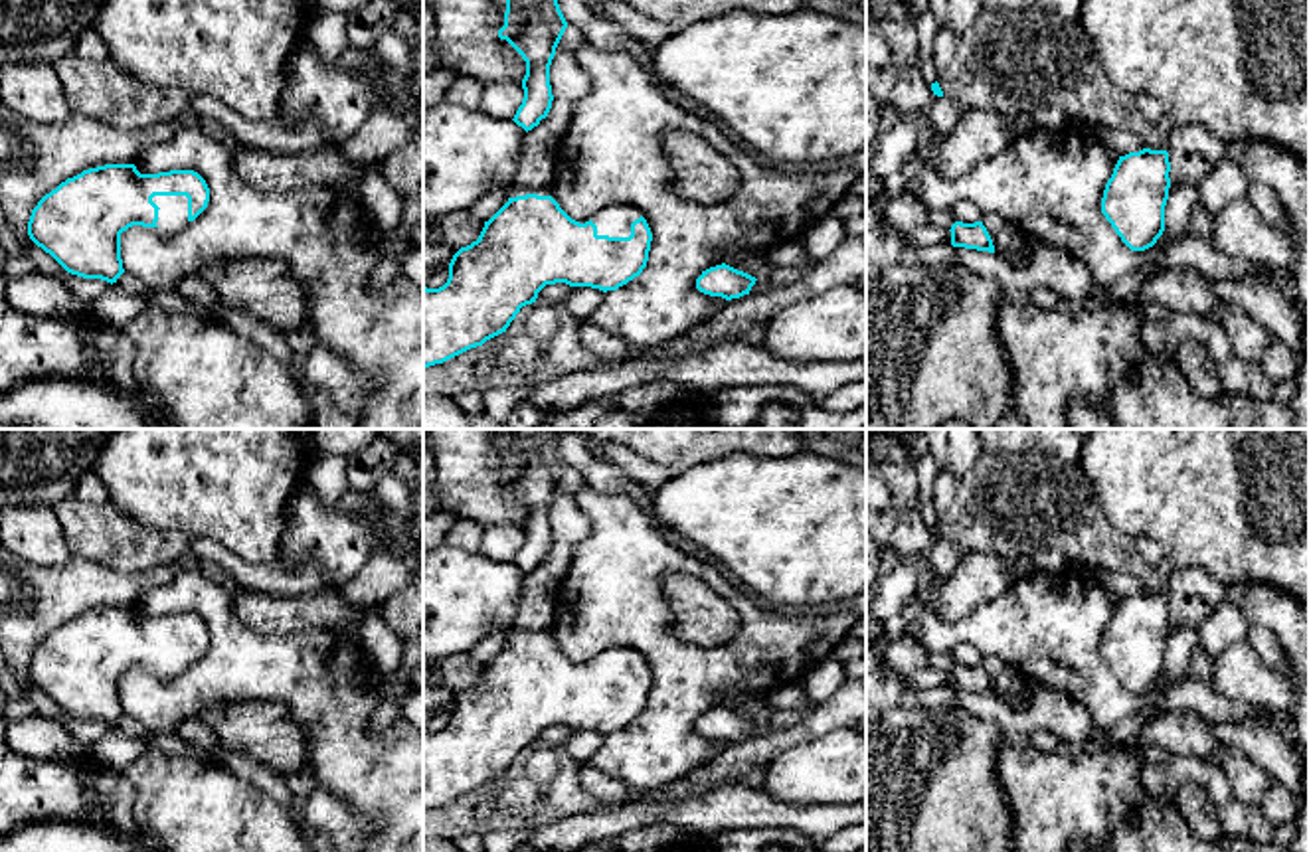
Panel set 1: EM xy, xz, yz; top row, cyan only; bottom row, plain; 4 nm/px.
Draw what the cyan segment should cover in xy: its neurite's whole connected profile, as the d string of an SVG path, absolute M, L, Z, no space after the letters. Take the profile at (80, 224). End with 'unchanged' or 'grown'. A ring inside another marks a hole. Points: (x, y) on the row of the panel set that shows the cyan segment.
M105 164L67 178L32 210L30 239L49 253L67 273L117 283L125 273L121 233L132 225L158 227L174 237L194 221L210 202L206 180L194 170L140 174L134 164Z | grown

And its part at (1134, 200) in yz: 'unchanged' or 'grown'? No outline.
unchanged

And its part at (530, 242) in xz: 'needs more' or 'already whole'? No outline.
needs more

